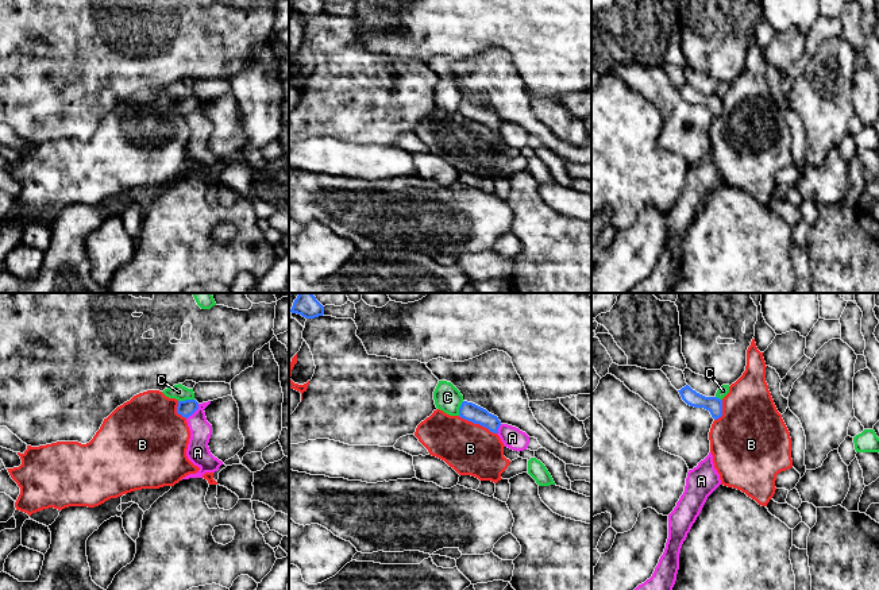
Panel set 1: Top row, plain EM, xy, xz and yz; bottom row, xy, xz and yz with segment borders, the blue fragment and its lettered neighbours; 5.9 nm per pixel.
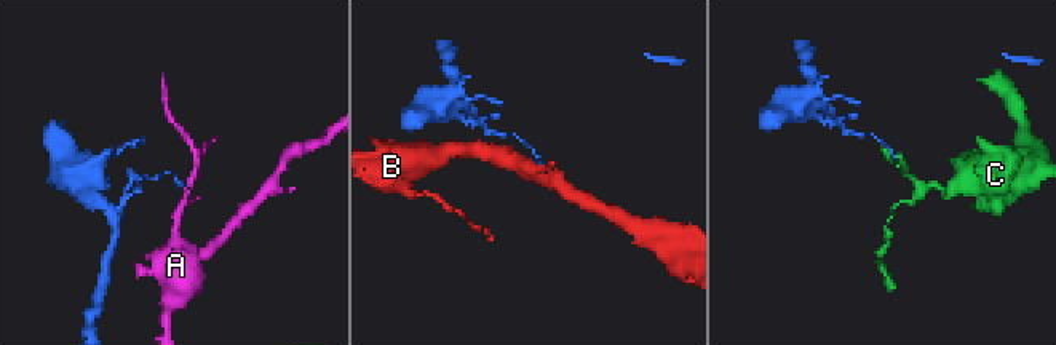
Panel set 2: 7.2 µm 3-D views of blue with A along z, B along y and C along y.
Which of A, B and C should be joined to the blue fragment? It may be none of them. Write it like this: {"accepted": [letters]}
{"accepted": []}

